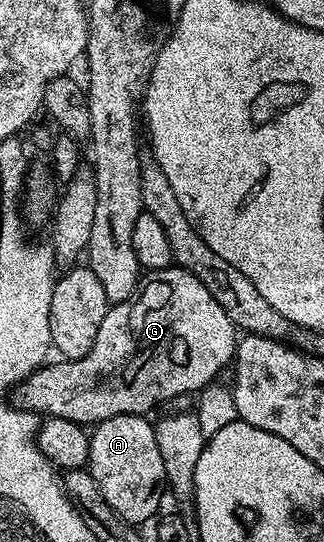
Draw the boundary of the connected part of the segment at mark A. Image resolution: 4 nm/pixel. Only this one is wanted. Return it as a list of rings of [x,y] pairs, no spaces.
[[[139,414],[111,416],[94,425],[89,434],[87,469],[99,484],[99,491],[103,492],[107,504],[117,517],[128,523],[145,522],[162,509],[161,489],[163,492],[167,485],[155,436],[154,423]]]

